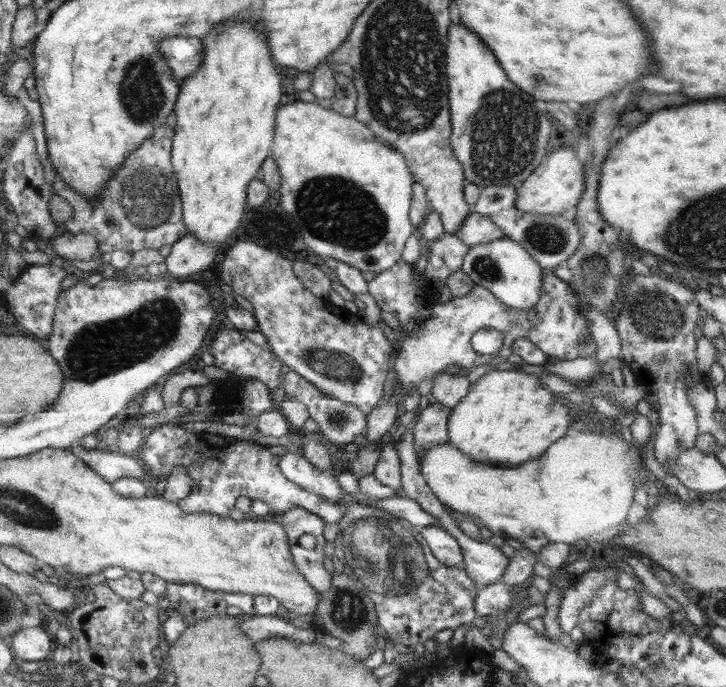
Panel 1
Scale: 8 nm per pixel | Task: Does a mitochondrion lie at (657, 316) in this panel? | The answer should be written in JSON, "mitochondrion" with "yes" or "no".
{"mitochondrion":"yes"}

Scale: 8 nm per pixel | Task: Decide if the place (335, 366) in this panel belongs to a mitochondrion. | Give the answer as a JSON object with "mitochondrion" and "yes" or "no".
{"mitochondrion":"yes"}

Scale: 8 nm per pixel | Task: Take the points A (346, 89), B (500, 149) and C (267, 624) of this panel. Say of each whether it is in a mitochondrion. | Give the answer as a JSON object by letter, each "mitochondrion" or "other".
{"A":"mitochondrion","B":"mitochondrion","C":"other"}

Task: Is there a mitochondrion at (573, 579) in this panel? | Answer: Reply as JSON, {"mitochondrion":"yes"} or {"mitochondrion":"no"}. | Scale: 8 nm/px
{"mitochondrion":"no"}

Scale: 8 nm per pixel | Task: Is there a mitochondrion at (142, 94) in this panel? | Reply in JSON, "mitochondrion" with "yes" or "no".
{"mitochondrion":"yes"}

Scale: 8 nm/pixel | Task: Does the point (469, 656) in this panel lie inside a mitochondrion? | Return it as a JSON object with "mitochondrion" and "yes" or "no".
{"mitochondrion":"no"}

